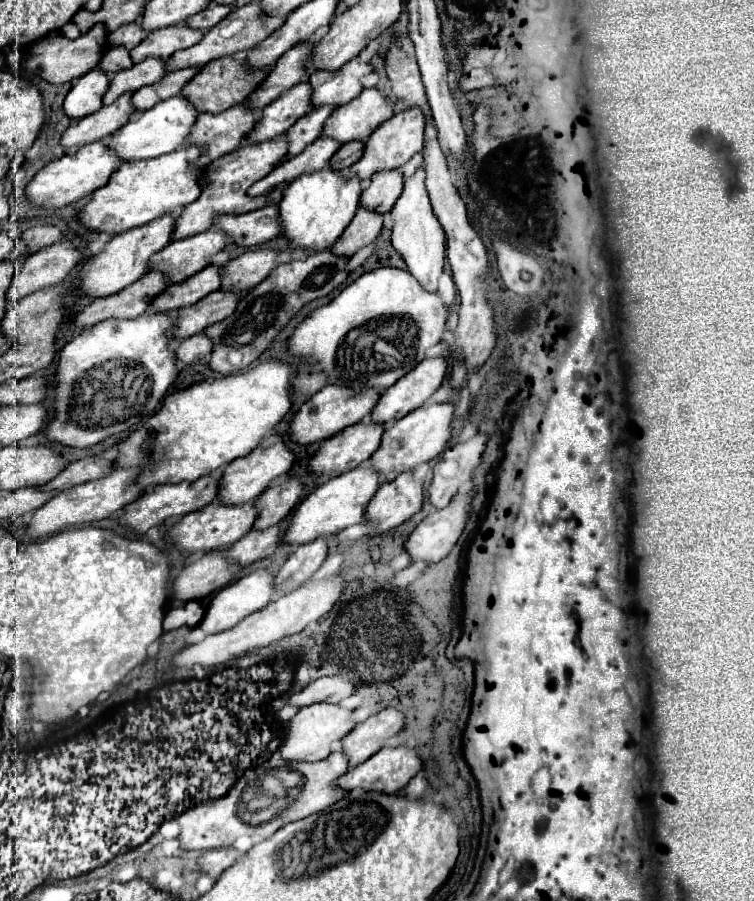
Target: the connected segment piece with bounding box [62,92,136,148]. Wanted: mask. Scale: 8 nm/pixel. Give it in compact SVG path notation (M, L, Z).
M126 92L110 106L102 106L98 112L72 124L62 134L62 146L80 148L84 144L102 140L102 138L114 134L116 130L120 130L136 114L134 106L130 104L130 98L132 98L132 92Z

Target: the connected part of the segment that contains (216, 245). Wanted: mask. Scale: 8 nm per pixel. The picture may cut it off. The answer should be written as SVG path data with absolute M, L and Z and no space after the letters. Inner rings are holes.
M210 228L206 232L174 240L162 252L154 254L150 268L162 270L170 276L170 282L182 282L210 264L210 258L222 252L228 244L228 236L222 230Z

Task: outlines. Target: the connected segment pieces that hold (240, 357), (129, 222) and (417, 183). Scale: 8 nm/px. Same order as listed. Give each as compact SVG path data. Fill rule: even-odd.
M320 250L310 254L304 262L292 260L288 264L280 264L264 282L248 292L248 296L238 304L230 318L206 328L206 334L210 334L214 340L210 368L220 374L234 374L248 368L304 304L316 298L324 298L346 282L348 260L348 256L336 256L330 250Z
M184 144L180 150L162 154L162 158L122 164L106 186L92 194L92 200L80 210L78 218L90 230L120 234L130 228L142 226L168 212L178 212L186 204L194 202L202 192L202 170L194 164L200 158L200 148Z
M422 164L416 170L416 174L406 180L404 192L392 208L392 220L394 220L392 246L408 264L410 274L414 274L426 290L436 292L438 290L438 278L440 278L442 268L444 268L444 256L446 256L444 254L444 230L432 212L430 196L428 196L424 178L426 178L426 172L424 172L424 164Z

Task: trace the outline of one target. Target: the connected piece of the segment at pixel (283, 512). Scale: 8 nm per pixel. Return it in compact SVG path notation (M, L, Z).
M290 476L282 478L278 484L264 490L254 500L254 506L258 508L258 520L254 528L262 530L284 520L302 500L302 494L304 494L304 482L300 478L290 478Z

